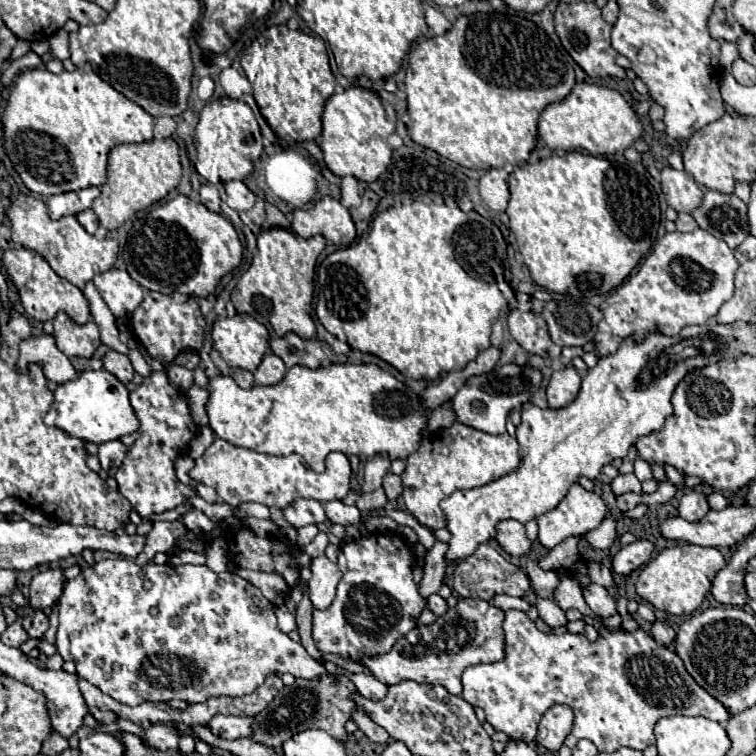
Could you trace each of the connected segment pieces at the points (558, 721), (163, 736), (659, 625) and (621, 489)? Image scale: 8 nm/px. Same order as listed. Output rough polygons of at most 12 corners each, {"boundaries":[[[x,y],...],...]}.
{"boundaries":[[[553,705],[539,723],[537,743],[557,753],[573,725],[567,705]],[[151,725],[143,737],[155,749],[177,749],[173,725]],[[655,621],[651,635],[657,643],[671,647],[677,633],[671,625]],[[633,473],[617,475],[611,481],[615,495],[641,491],[641,481]]]}

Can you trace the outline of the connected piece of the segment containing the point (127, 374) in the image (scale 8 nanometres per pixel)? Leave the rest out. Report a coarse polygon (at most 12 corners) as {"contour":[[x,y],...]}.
{"contour":[[109,351],[103,367],[121,383],[129,383],[135,375],[127,355]]}

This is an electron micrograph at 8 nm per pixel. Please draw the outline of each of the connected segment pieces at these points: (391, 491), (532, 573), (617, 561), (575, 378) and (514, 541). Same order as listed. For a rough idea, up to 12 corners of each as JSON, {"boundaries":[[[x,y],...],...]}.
{"boundaries":[[[387,473],[383,489],[393,501],[401,495],[401,477]],[[527,563],[531,589],[537,597],[551,597],[559,583],[555,571]],[[643,539],[621,547],[613,571],[629,575],[649,561],[653,545]],[[575,367],[553,371],[547,385],[551,409],[575,401],[581,375]],[[499,521],[495,539],[505,553],[521,557],[531,541],[523,523]]]}

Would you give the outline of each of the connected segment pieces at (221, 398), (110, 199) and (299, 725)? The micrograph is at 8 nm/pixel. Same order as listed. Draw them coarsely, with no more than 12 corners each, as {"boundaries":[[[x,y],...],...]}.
{"boundaries":[[[293,365],[281,383],[209,379],[233,445],[407,457],[427,419],[377,365]],[[175,139],[117,145],[93,211],[107,229],[181,181]],[[297,679],[255,717],[255,741],[279,747],[317,727],[347,741],[355,685]]]}

